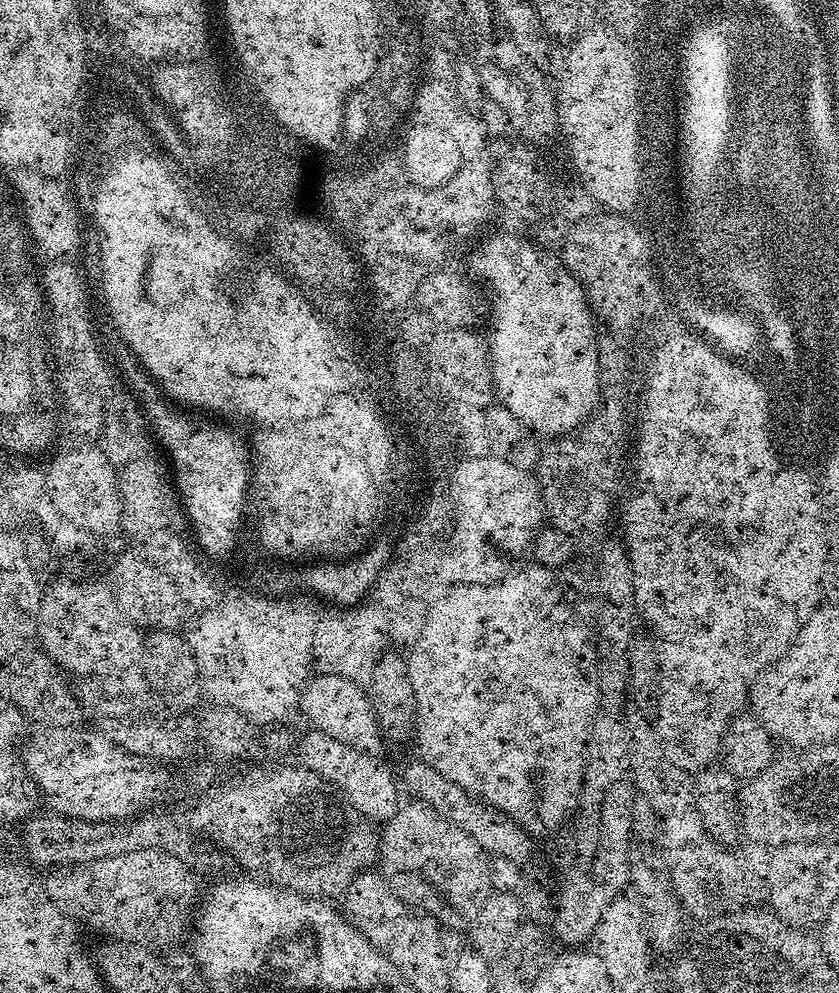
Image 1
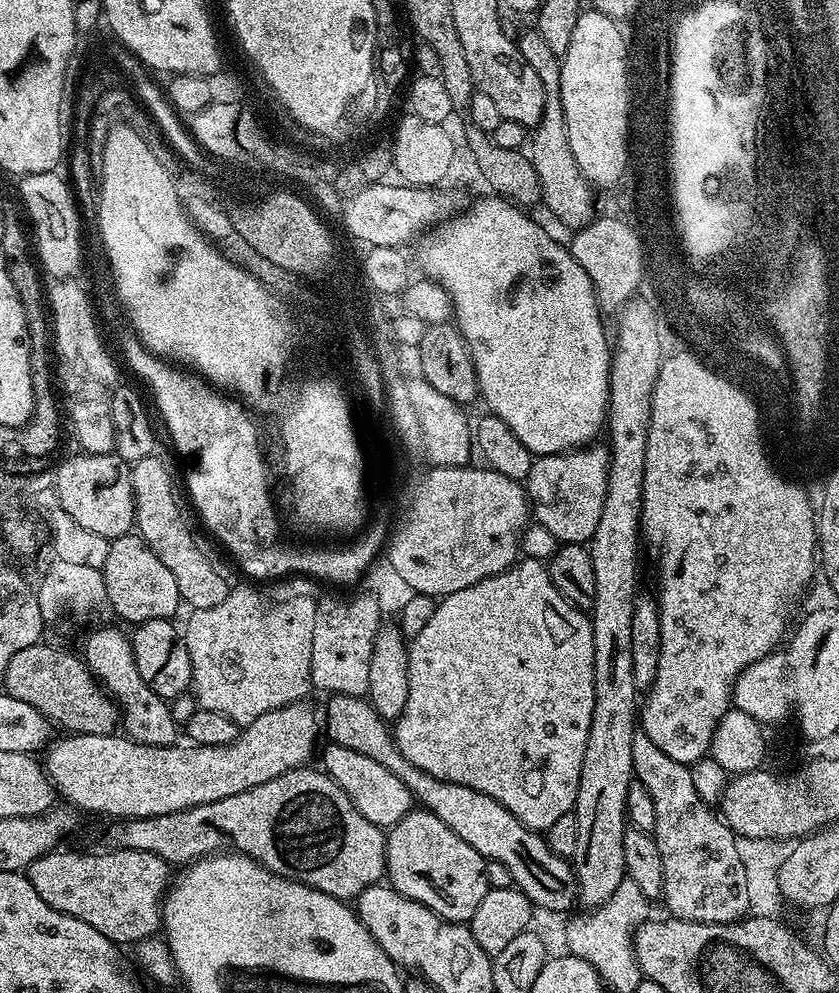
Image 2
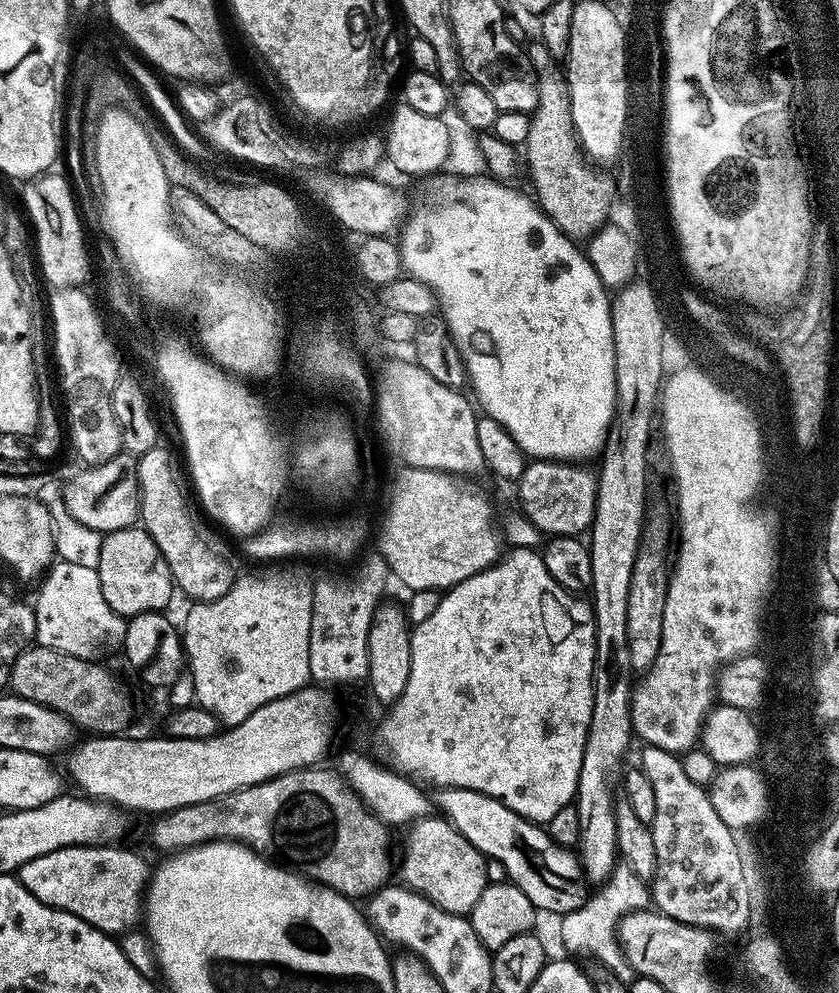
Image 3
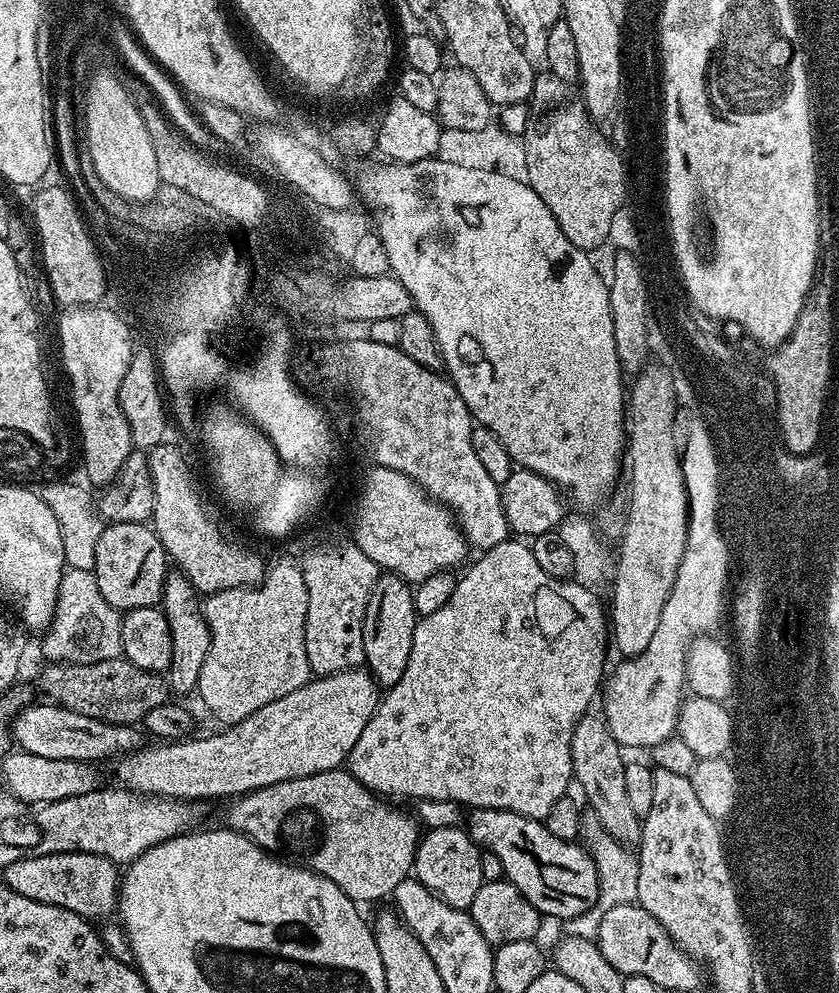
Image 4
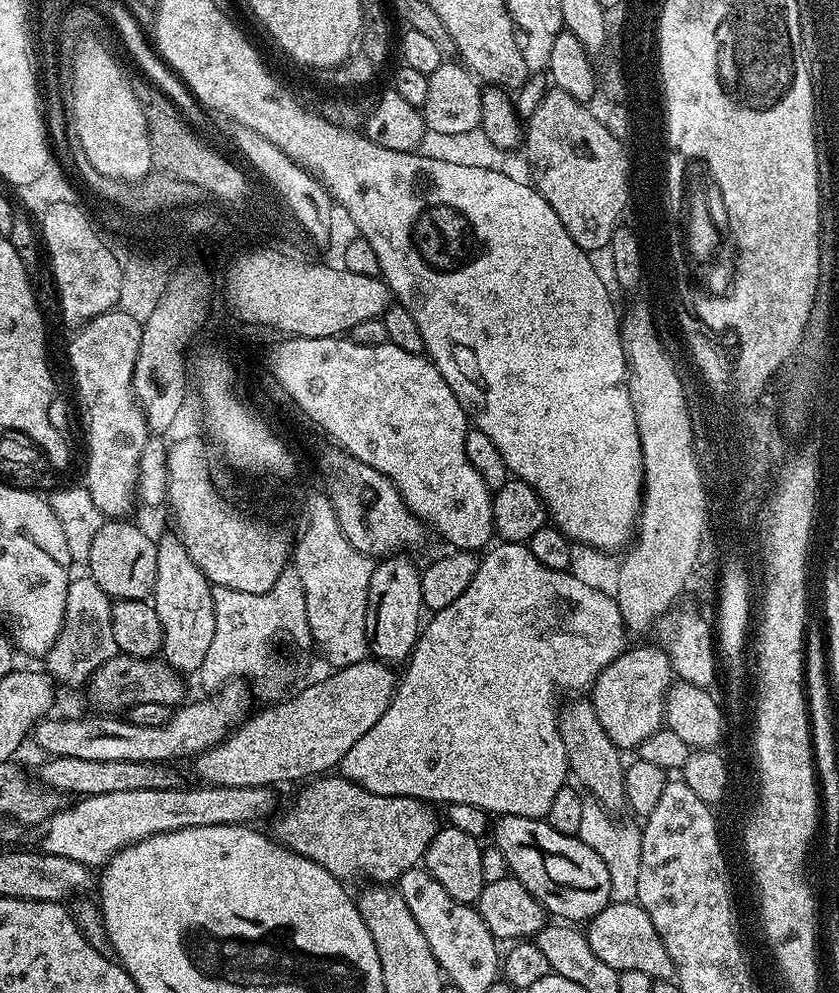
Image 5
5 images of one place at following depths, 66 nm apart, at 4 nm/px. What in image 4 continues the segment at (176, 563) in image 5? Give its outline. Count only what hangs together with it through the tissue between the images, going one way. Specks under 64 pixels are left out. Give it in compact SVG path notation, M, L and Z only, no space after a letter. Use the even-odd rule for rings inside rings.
M169 573L161 596L162 610L170 622L171 630L171 664L166 673L166 683L169 691L178 698L186 698L184 696L197 689L200 670L211 644L210 630L200 611L200 600L197 599L196 589L183 573Z

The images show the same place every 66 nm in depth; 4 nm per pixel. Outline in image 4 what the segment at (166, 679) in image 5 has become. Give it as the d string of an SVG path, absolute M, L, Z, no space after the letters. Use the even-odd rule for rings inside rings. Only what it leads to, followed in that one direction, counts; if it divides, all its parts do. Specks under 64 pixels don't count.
M119 658L112 661L95 662L94 665L76 665L68 663L45 663L40 672L40 688L45 692L51 703L69 708L78 714L86 714L86 718L98 718L111 724L139 725L144 716L154 706L169 703L170 691L163 675L147 672L134 666L126 659Z

